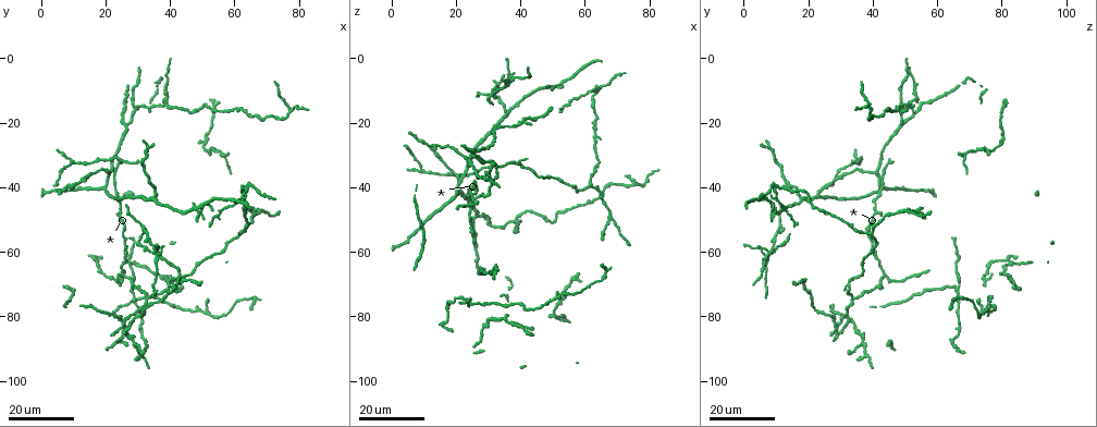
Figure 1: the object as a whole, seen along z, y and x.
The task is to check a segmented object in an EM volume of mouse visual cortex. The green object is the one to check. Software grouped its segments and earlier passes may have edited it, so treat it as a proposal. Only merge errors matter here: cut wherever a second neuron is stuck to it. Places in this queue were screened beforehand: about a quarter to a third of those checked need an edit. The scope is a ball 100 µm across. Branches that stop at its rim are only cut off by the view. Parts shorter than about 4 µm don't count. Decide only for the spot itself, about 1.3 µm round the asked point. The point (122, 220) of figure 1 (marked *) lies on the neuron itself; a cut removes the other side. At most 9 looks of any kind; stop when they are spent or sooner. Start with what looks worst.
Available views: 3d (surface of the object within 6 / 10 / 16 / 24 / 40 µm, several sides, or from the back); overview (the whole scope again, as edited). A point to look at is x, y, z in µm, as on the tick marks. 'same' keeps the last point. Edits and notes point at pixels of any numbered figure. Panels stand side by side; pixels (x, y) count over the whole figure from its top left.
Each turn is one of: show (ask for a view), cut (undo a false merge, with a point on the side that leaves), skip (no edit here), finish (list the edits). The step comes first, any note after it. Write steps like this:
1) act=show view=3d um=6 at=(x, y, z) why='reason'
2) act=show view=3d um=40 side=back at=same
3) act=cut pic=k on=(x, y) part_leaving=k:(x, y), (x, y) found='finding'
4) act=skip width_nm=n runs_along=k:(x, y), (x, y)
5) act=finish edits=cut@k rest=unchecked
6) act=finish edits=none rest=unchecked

act=show view=3d um=16 at=(32, 53, 11) why='a fork'

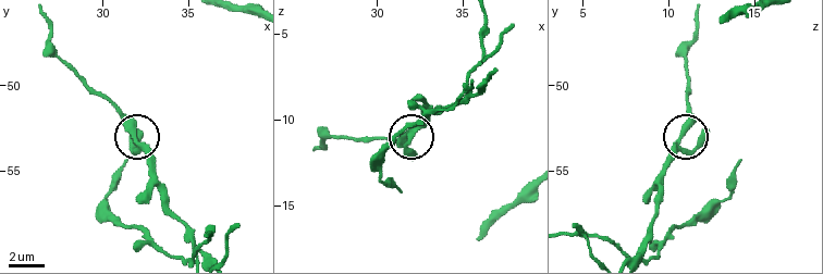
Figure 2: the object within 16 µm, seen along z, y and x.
act=show view=3d um=10 at=(32.0, 53.2, 10.6) why='closer look'

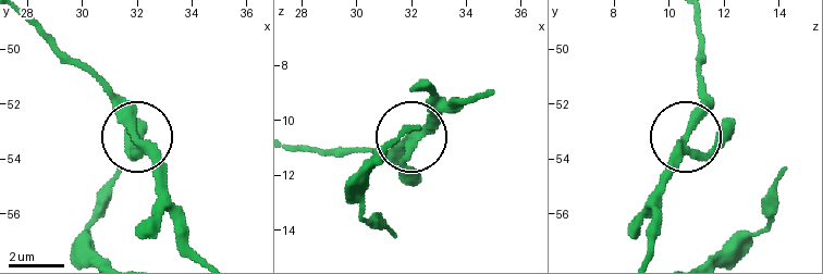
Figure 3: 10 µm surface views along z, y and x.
act=skip width_nm=280 found='one neuron here'

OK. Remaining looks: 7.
act=show view=3d um=24 at=(34, 67, 81) why='branch point'

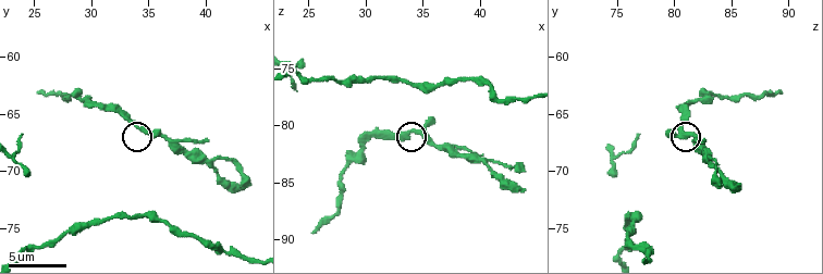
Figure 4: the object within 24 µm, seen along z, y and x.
act=show view=3d um=6 at=(34.6, 66.4, 80.4)

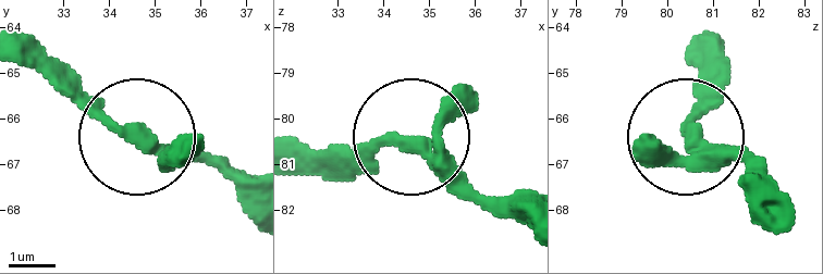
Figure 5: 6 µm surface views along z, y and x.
act=skip side_arm_um=30 found='continuous, no second neuron'

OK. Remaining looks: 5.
act=show view=3d um=24 at=(9, 32, 34) why='four or more arms meet'

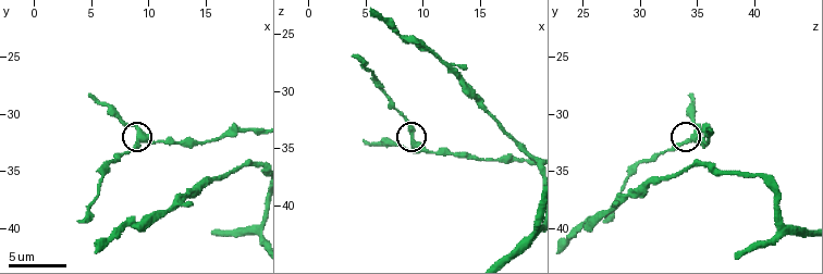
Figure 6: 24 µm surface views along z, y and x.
act=show view=3d um=10 at=(9.0, 32.0, 34.6)

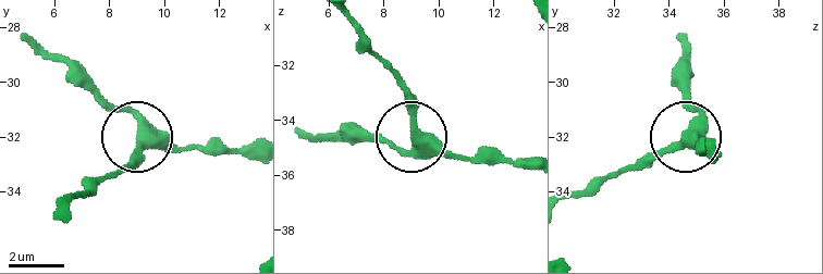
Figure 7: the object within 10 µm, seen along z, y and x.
act=skip width_nm=400 found='all the same neuron'

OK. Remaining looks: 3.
act=show view=3d um=24 at=(39, 13, 54) why='calibre changes'

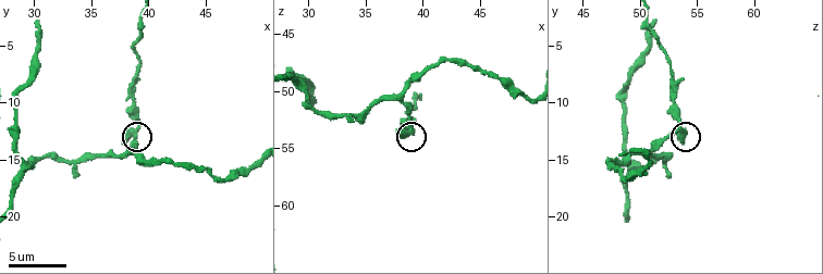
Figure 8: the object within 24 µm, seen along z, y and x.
act=show view=3d um=10 at=(39.0, 12.0, 53.6) why='closer look'

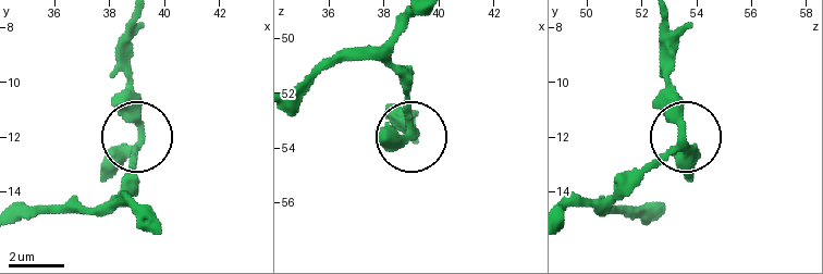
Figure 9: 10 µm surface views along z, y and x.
act=skip runs_along=9:(640, 222), (605, 208), (680, 137), (668, 49) found='all the same neuron'

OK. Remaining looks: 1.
act=finish edits=none rest=unchecked

